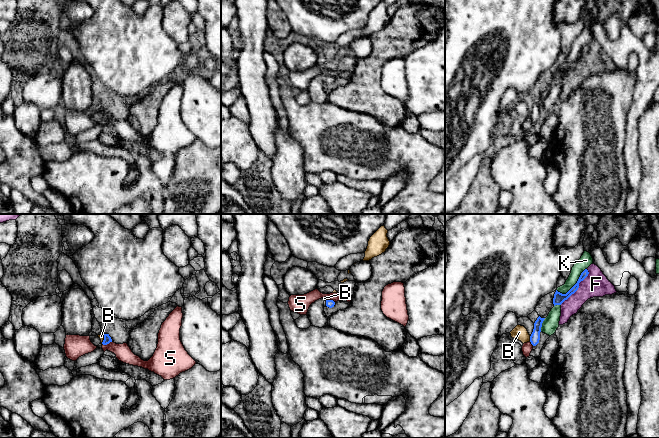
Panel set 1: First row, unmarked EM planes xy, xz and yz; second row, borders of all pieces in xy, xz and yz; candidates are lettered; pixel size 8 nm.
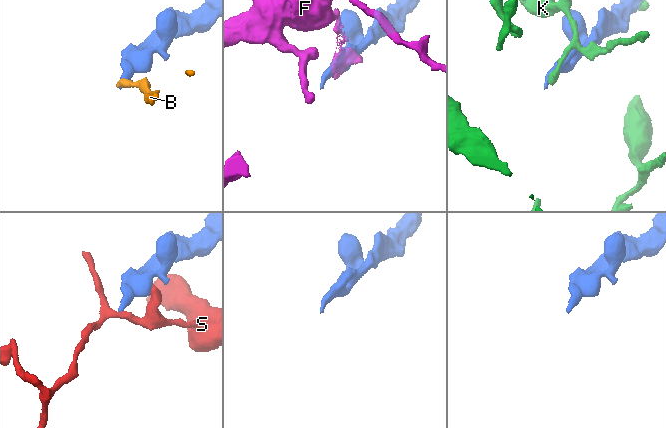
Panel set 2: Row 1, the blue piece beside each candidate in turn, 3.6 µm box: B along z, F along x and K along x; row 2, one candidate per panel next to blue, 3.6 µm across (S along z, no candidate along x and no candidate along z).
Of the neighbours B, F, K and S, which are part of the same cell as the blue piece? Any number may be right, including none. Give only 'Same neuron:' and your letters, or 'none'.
Same neuron: none

